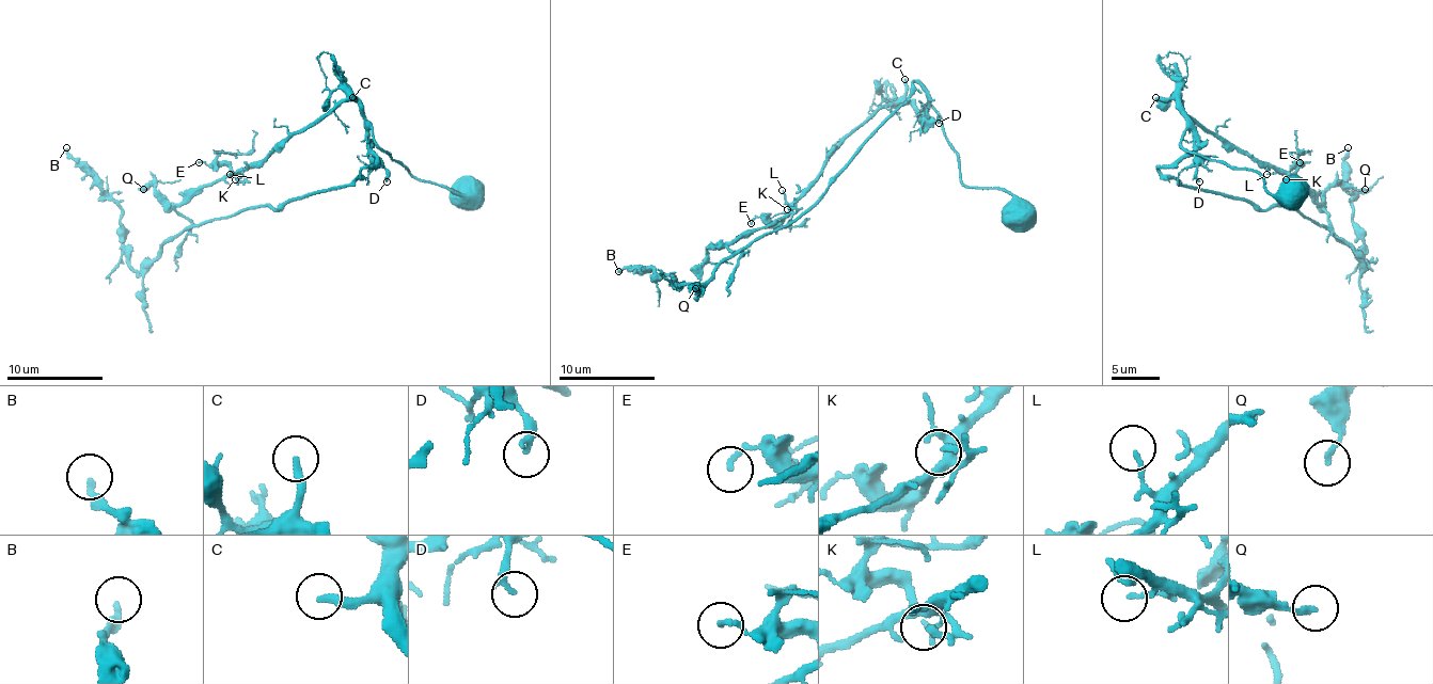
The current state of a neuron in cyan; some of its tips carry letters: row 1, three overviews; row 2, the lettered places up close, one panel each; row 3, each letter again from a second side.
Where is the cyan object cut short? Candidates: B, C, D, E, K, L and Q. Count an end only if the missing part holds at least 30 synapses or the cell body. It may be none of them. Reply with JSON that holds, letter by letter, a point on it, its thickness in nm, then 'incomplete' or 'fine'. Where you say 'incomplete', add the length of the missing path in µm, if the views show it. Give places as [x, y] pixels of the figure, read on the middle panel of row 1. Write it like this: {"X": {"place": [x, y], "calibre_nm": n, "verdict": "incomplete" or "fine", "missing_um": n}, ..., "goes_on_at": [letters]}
{"B": {"place": [618, 271], "calibre_nm": 240, "verdict": "fine"}, "C": {"place": [904, 79], "calibre_nm": 240, "verdict": "incomplete", "missing_um": 40}, "D": {"place": [939, 123], "calibre_nm": 240, "verdict": "fine"}, "E": {"place": [751, 223], "calibre_nm": 160, "verdict": "fine"}, "K": {"place": [787, 209], "calibre_nm": 130, "verdict": "fine"}, "L": {"place": [782, 190], "calibre_nm": 150, "verdict": "fine"}, "Q": {"place": [695, 288], "calibre_nm": 180, "verdict": "fine"}, "goes_on_at": ["C"]}

